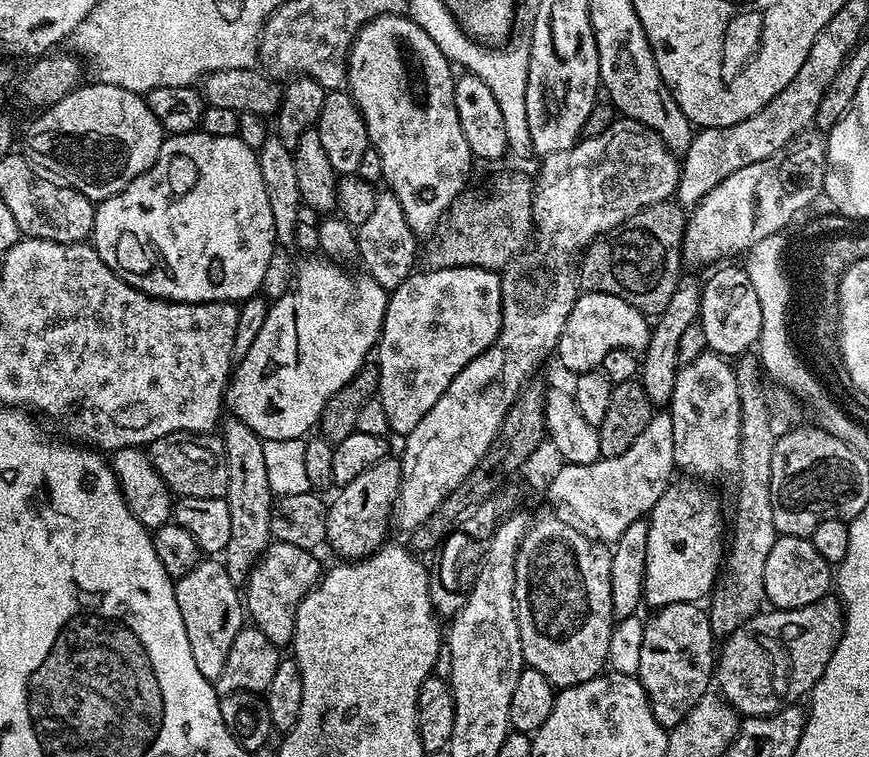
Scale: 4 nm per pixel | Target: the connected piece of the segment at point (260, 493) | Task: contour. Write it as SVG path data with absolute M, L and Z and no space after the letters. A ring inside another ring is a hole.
M229 415L223 421L222 439L226 446L226 494L224 501L230 506L230 542L222 553L224 569L237 586L243 585L246 574L252 571L257 560L264 555L269 544L273 543L270 518L274 497L270 481L266 475L266 457L262 455L264 441L246 422ZM228 420L228 421L227 421Z

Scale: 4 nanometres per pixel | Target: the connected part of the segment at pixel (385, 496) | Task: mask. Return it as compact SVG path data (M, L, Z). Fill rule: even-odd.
M389 458L370 466L370 470L358 474L354 482L343 485L340 492L327 505L326 544L340 555L344 562L362 560L384 547L388 536L388 516L393 515L396 495L400 493L400 461Z

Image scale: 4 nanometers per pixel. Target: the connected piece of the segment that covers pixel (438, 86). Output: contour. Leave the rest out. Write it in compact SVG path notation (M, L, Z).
M404 14L376 16L368 24L363 24L360 27L360 33L352 39L352 46L346 54L346 63L346 91L362 114L368 131L368 143L376 151L380 159L380 170L383 179L385 181L388 179L387 187L396 195L398 202L402 202L402 214L406 214L406 222L410 222L410 230L415 232L417 237L427 237L435 232L436 225L448 213L452 201L465 191L464 183L468 180L468 170L472 164L474 165L472 151L466 142L466 134L462 134L462 126L458 122L458 110L454 106L454 90L456 89L457 77L452 76L452 72L454 72L453 65L448 63L448 59L444 57L442 50L438 50L438 46L434 46L430 34L426 34L426 30L422 30L422 26L418 26Z

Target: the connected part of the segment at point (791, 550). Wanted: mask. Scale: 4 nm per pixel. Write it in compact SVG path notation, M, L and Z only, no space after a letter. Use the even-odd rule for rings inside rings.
M777 535L774 546L770 549L770 558L766 558L764 579L764 598L773 609L810 606L829 595L833 584L833 569L826 558L822 558L822 554L814 550L809 537Z

